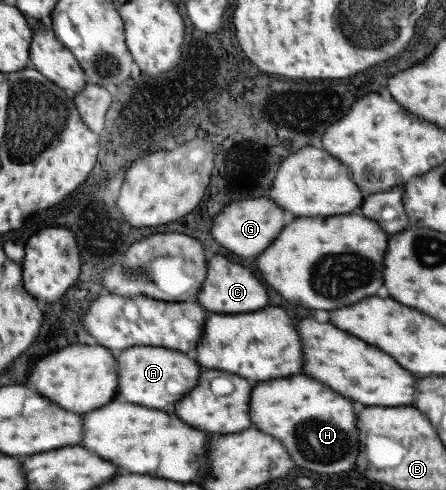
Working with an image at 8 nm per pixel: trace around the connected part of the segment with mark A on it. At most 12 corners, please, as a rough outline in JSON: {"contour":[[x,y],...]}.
{"contour":[[161,347],[115,355],[118,399],[161,409],[197,383],[197,363]]}

